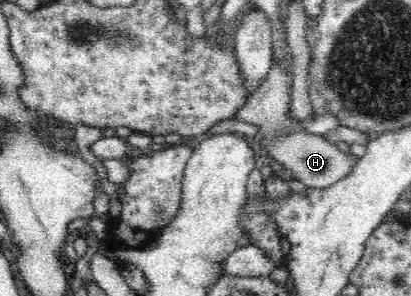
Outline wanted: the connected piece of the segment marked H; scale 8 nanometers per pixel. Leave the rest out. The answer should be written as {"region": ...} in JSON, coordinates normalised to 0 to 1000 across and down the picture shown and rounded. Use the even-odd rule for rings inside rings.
{"region":[[[664,189],[650,267],[630,287],[630,307],[616,314],[601,338],[601,348],[577,375],[572,405],[625,426],[630,436],[628,449],[635,453],[640,473],[645,473],[645,490],[640,490],[642,517],[662,530],[664,554],[696,595],[737,615],[752,635],[786,639],[800,632],[820,618],[827,605],[835,605],[854,578],[864,551],[869,551],[871,534],[859,520],[854,527],[849,527],[849,520],[835,520],[835,514],[820,503],[818,490],[800,486],[781,456],[747,453],[747,446],[727,426],[732,412],[708,399],[703,348],[708,341],[710,260],[701,257],[689,226],[684,230],[676,220],[686,220],[686,213],[679,213]]]}

